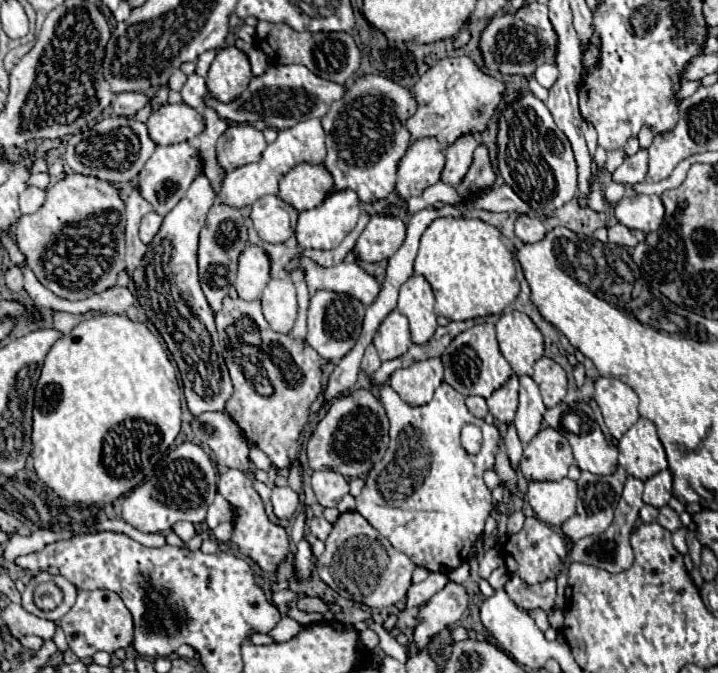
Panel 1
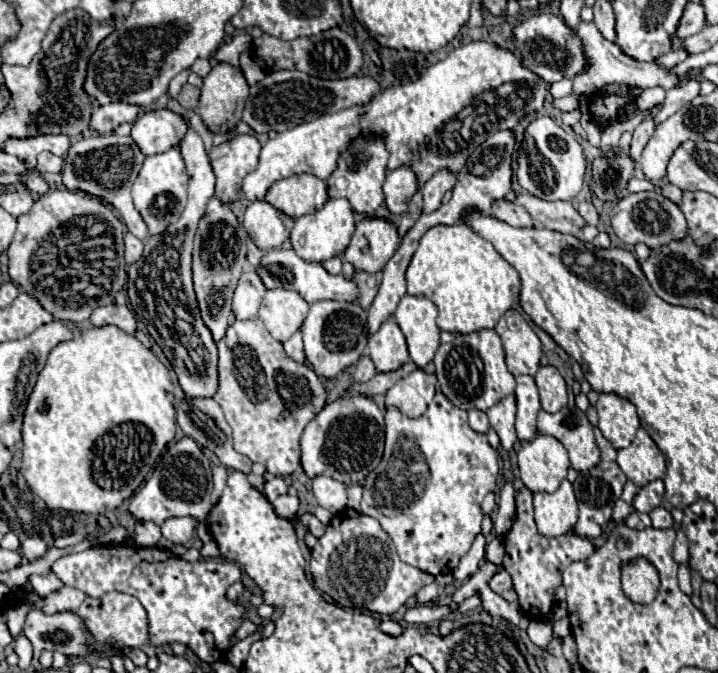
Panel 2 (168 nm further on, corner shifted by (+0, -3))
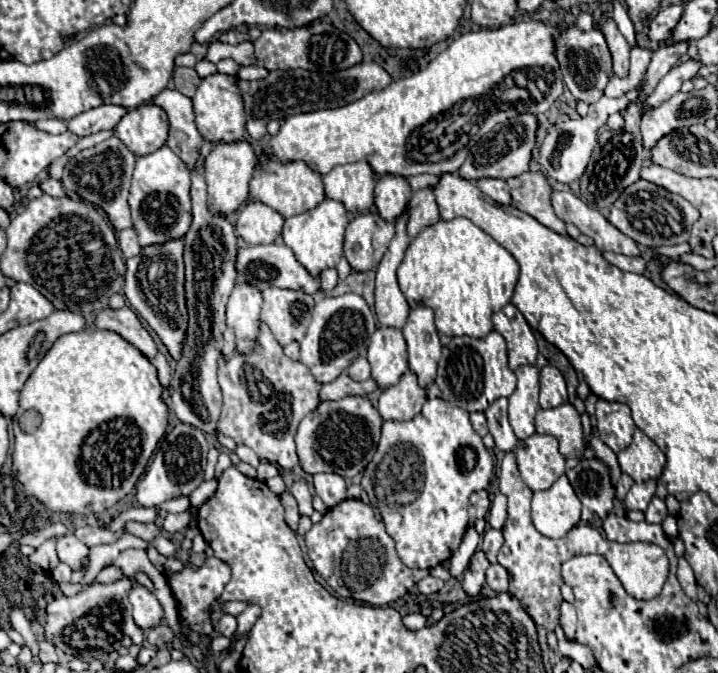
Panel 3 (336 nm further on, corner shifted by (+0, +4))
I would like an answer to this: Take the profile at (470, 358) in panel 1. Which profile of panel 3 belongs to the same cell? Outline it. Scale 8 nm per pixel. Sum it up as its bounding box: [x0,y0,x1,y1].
[436,331,516,411]

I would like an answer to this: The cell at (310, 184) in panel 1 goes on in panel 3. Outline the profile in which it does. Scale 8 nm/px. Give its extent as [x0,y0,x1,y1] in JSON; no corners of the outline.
[250,159,326,219]

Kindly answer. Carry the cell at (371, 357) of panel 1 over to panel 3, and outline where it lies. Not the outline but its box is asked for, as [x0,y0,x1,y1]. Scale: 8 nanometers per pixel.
[348,357,370,381]

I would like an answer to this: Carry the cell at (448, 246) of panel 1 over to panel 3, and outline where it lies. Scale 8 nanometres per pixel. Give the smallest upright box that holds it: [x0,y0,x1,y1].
[398,217,518,339]

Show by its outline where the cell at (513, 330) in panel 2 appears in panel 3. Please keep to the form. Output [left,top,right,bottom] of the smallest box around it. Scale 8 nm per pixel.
[492,303,538,369]

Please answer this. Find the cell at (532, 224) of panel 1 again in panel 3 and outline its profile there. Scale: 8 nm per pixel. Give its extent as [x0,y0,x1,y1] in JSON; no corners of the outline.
[474,177,512,205]

